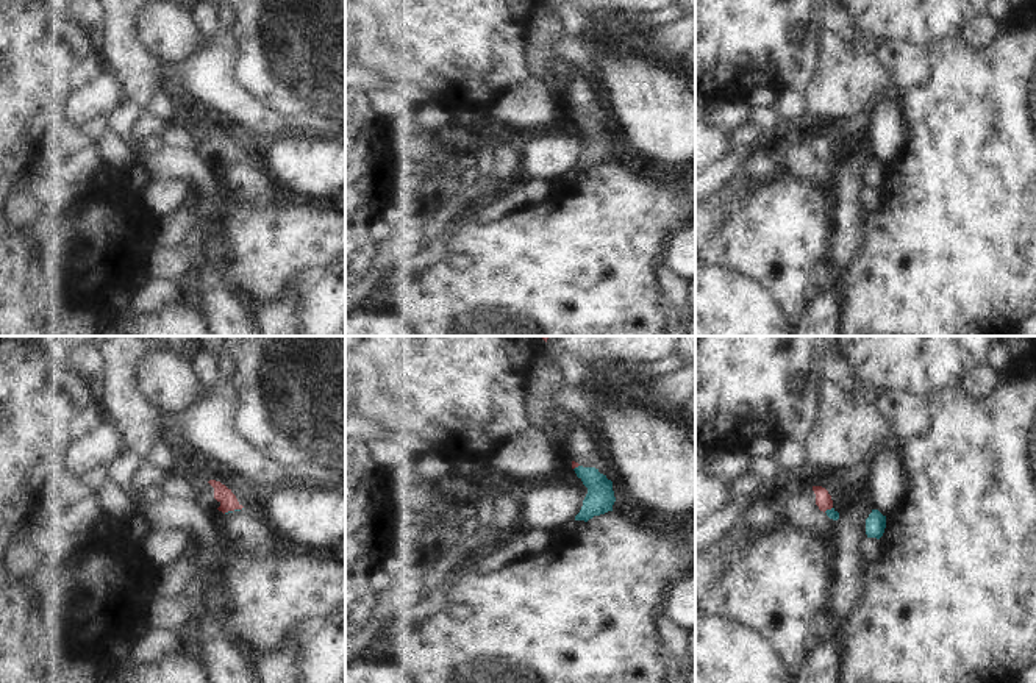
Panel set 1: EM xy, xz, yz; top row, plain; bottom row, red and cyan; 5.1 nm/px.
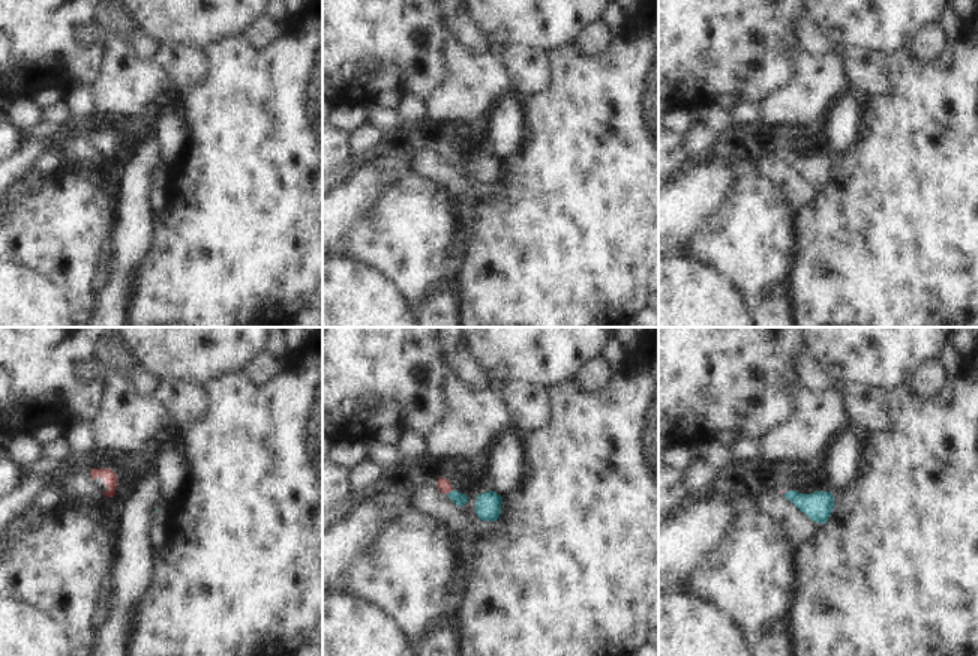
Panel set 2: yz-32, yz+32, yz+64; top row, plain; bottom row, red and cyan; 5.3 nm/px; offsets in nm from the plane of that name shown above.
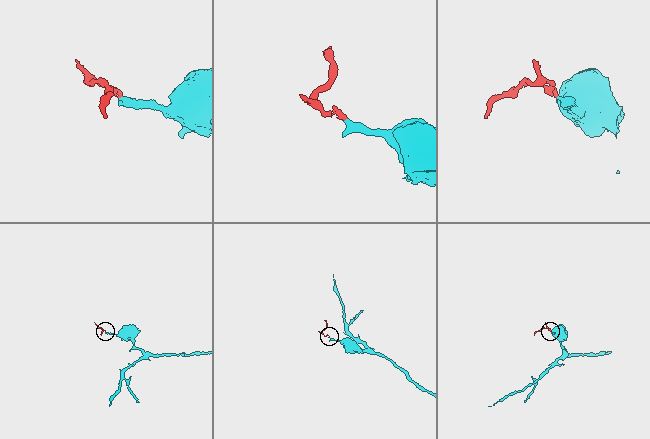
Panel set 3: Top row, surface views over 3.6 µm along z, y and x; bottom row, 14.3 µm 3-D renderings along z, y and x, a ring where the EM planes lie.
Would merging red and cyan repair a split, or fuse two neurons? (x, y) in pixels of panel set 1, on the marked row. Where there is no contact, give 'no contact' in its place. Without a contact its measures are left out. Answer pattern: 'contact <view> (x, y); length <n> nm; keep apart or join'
contact xy (233, 510); length 110 nm; join

